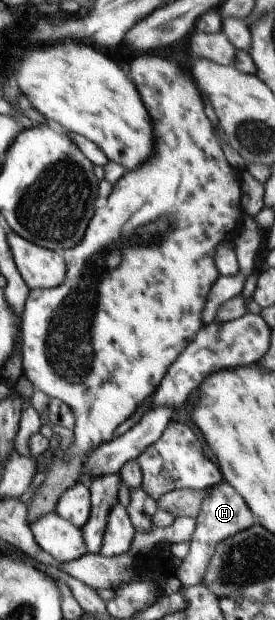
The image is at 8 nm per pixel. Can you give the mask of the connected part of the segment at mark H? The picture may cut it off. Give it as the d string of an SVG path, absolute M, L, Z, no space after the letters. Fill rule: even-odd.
M223 481L211 489L207 493L205 501L202 502L200 514L196 519L196 528L189 544L188 554L176 572L181 584L202 584L206 570L210 566L210 558L214 556L218 543L230 538L230 536L234 536L234 534L238 534L238 532L242 532L242 530L252 528L256 523L253 512L233 486Z

